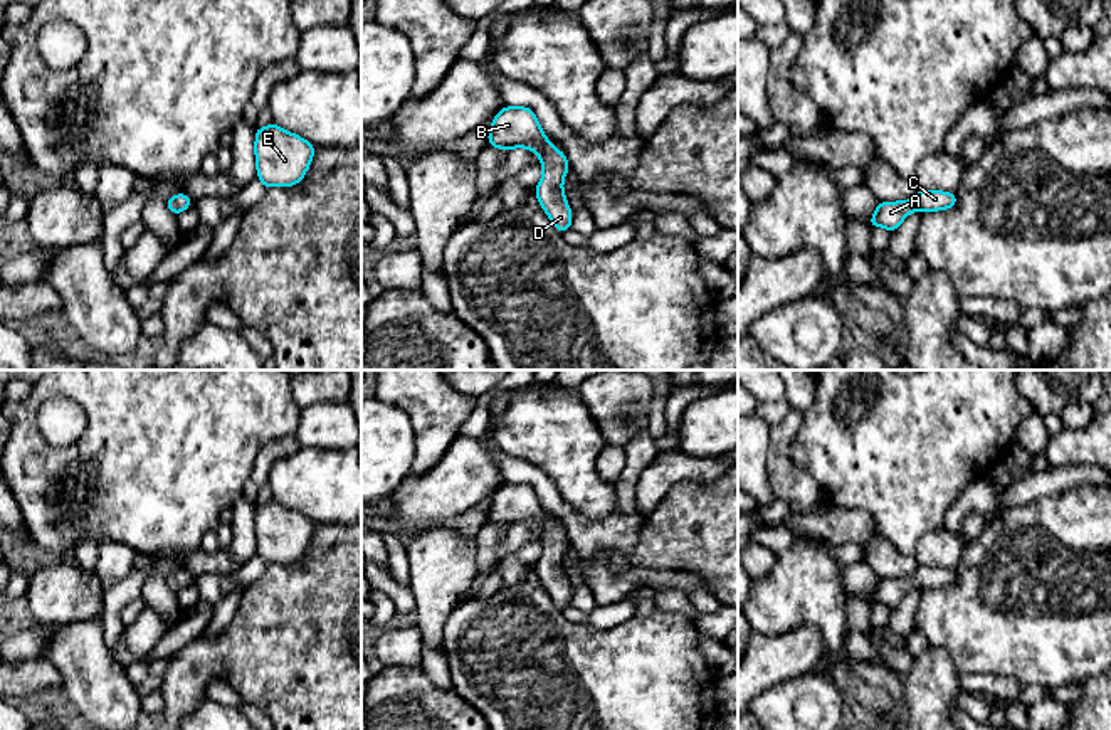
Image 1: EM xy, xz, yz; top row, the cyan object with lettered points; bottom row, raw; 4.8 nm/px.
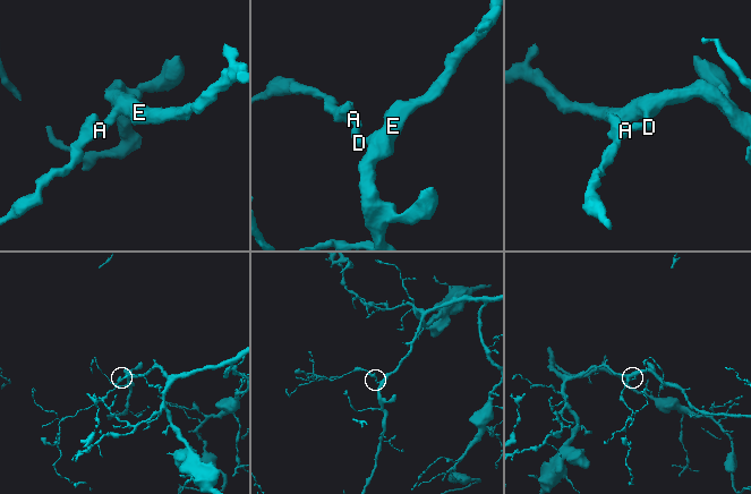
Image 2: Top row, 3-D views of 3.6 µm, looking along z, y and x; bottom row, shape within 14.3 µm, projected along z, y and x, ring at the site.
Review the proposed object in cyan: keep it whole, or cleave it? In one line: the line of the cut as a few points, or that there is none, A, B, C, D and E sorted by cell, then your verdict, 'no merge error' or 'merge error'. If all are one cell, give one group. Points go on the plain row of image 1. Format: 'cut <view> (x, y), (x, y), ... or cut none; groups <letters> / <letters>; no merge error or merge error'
cut none; groups A B C D E; no merge error

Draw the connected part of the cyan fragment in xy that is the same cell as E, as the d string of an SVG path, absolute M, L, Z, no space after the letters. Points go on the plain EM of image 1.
M276 500L255 505L257 557L266 563L294 563L311 543L316 523Z

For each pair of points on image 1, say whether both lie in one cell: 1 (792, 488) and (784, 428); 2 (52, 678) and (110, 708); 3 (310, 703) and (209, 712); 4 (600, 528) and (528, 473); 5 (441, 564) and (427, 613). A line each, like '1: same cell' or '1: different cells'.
1: same cell
2: different cells
3: different cells
4: same cell
5: same cell

